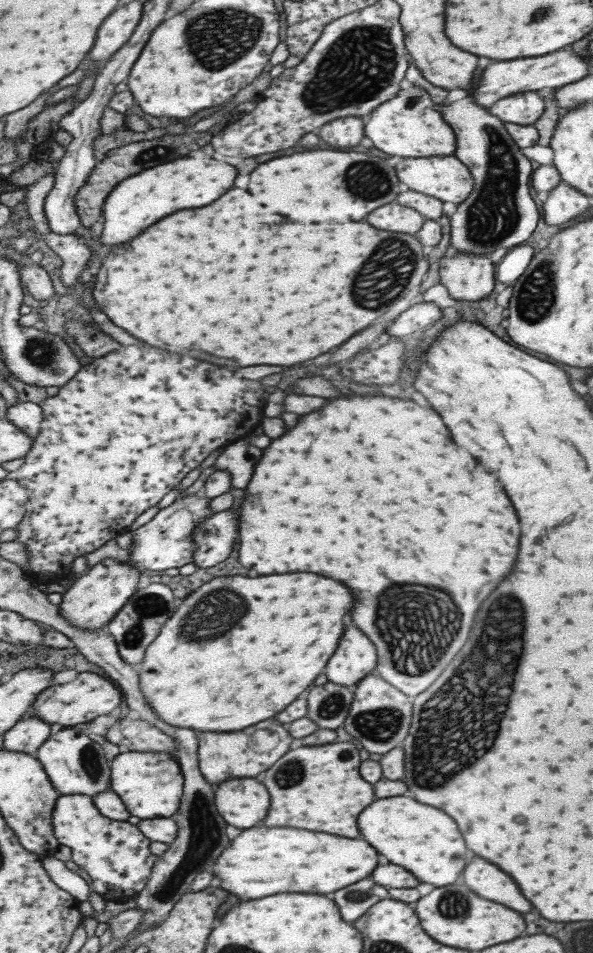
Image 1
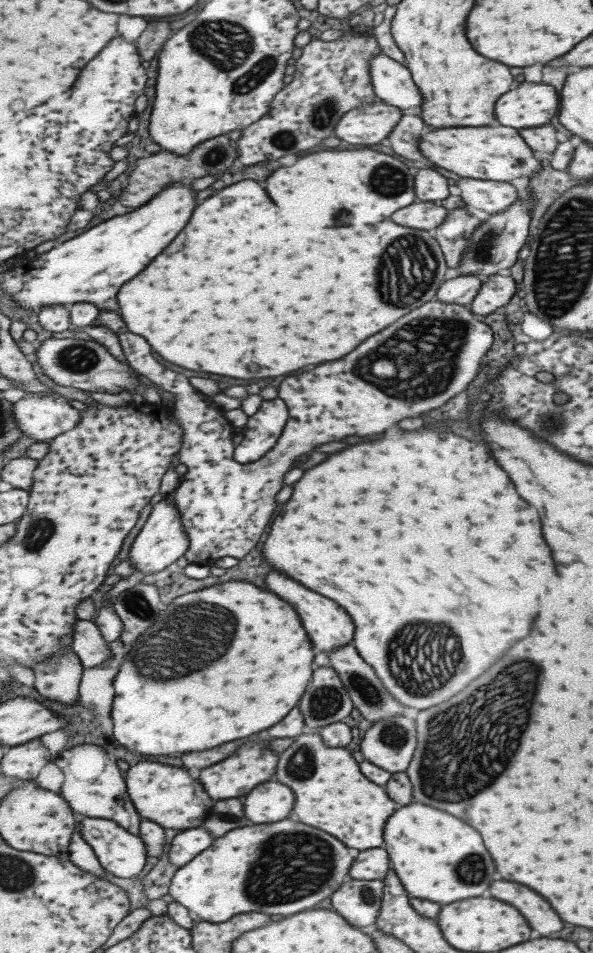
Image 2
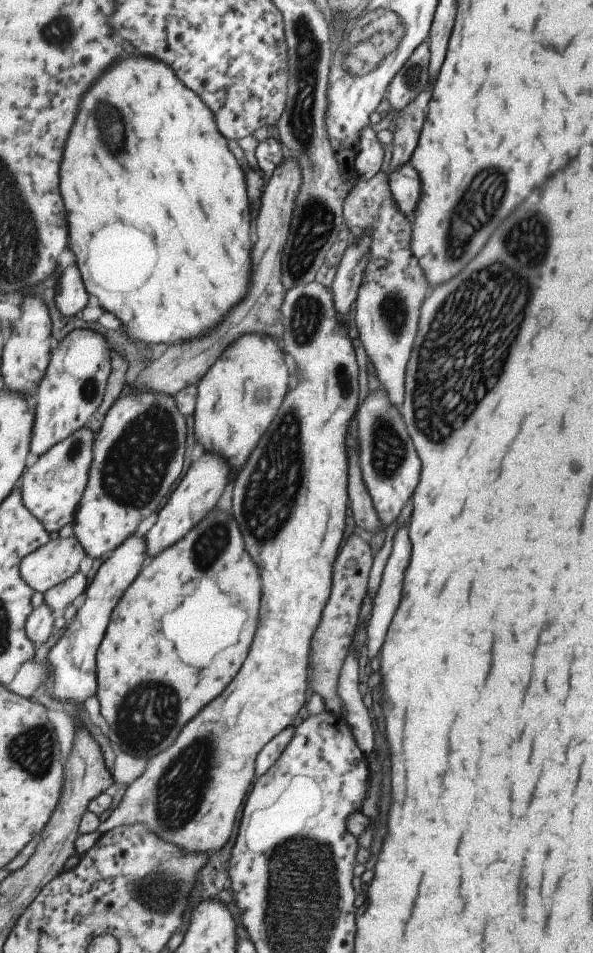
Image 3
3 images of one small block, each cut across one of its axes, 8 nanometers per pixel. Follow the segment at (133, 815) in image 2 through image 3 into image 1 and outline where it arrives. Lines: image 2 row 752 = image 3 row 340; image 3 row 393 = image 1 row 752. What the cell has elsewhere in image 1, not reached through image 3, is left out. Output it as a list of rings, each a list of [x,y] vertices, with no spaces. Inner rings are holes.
[[[81,726],[77,728],[63,728],[57,736],[49,738],[41,750],[37,752],[37,758],[41,764],[45,764],[45,770],[49,772],[49,778],[61,792],[61,796],[77,796],[85,794],[93,800],[99,798],[99,794],[109,792],[113,786],[113,762],[107,760],[107,754],[101,744],[93,742],[89,732]]]

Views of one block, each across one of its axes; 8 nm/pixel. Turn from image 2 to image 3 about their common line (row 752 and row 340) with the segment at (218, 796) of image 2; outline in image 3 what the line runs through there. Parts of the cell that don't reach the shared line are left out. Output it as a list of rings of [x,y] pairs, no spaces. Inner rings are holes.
[[[247,334],[241,342],[233,342],[219,362],[215,362],[213,370],[201,380],[195,414],[197,438],[203,446],[217,446],[217,454],[229,458],[233,468],[239,468],[233,480],[247,468],[249,456],[257,448],[261,434],[265,434],[277,416],[289,390],[289,376],[291,370],[279,342],[265,334]]]

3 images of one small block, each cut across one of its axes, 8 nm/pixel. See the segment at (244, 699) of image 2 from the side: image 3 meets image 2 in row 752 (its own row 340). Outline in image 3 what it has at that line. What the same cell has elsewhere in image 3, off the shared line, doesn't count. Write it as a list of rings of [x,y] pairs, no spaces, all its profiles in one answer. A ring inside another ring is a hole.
[[[139,52],[125,54],[125,58],[121,58],[121,62],[117,62],[117,66],[113,66],[113,70],[109,70],[109,74],[105,74],[105,78],[101,78],[101,82],[97,82],[97,86],[89,90],[89,94],[85,94],[85,102],[81,102],[79,128],[73,126],[73,134],[69,134],[69,146],[65,148],[65,166],[61,168],[61,192],[65,204],[69,206],[71,248],[77,254],[77,262],[89,294],[97,296],[105,310],[115,312],[127,324],[129,334],[145,344],[175,344],[205,334],[207,330],[217,326],[221,318],[233,306],[237,306],[249,290],[251,202],[247,194],[245,172],[227,142],[229,140],[217,126],[217,116],[209,108],[209,104],[177,76],[177,70],[173,70],[173,66],[167,66],[167,62],[159,62],[157,58],[149,58]]]

